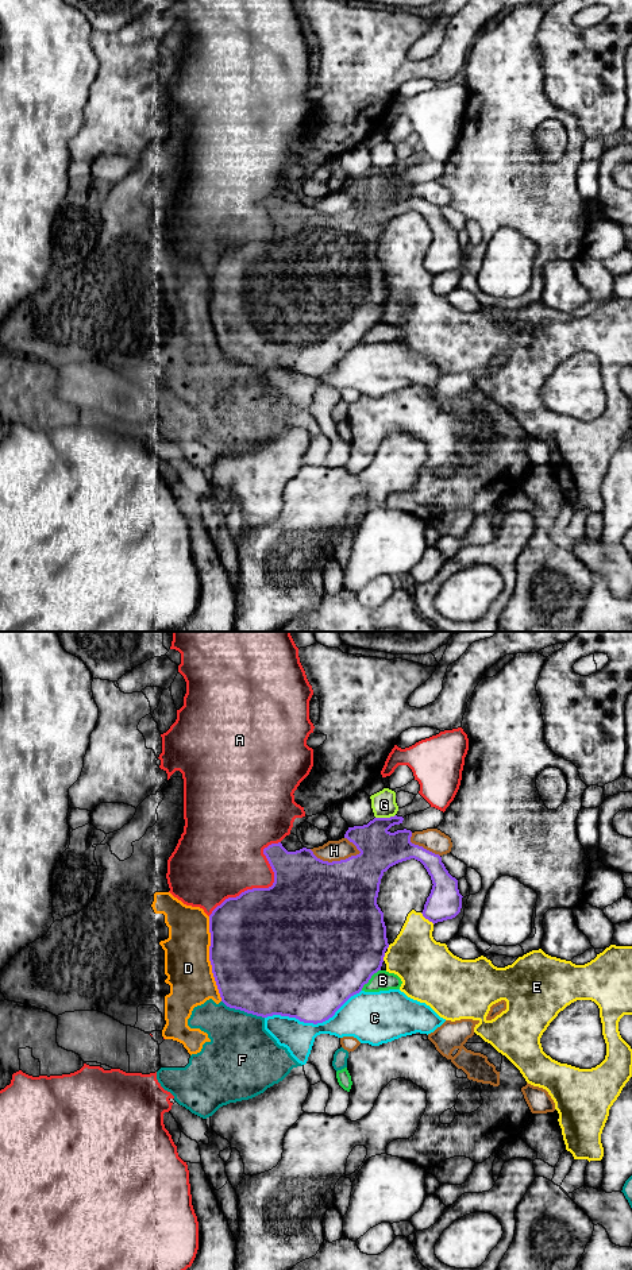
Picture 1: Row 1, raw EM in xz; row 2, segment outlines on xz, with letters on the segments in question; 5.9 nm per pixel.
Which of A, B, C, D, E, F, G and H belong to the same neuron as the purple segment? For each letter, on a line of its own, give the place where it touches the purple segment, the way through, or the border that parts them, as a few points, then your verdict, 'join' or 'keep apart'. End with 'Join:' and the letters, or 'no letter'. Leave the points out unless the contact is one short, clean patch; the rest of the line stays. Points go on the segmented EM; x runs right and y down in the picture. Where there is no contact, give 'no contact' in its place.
A: xz (265, 888) | keep apart
B: xz (370, 977) | keep apart
C: xz (312, 1022) | keep apart
D: xz (209, 958) | keep apart
E: xz (427, 918) | keep apart
F: xz (243, 1010) | keep apart
G: xz (385, 818) | keep apart
H: xz (335, 861) | keep apart
Join: no letter

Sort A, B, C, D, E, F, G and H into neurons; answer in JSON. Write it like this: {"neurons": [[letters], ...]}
{"neurons": [["A"], ["B"], ["C"], ["D", "F"], ["E"], ["G"], ["H"]]}

